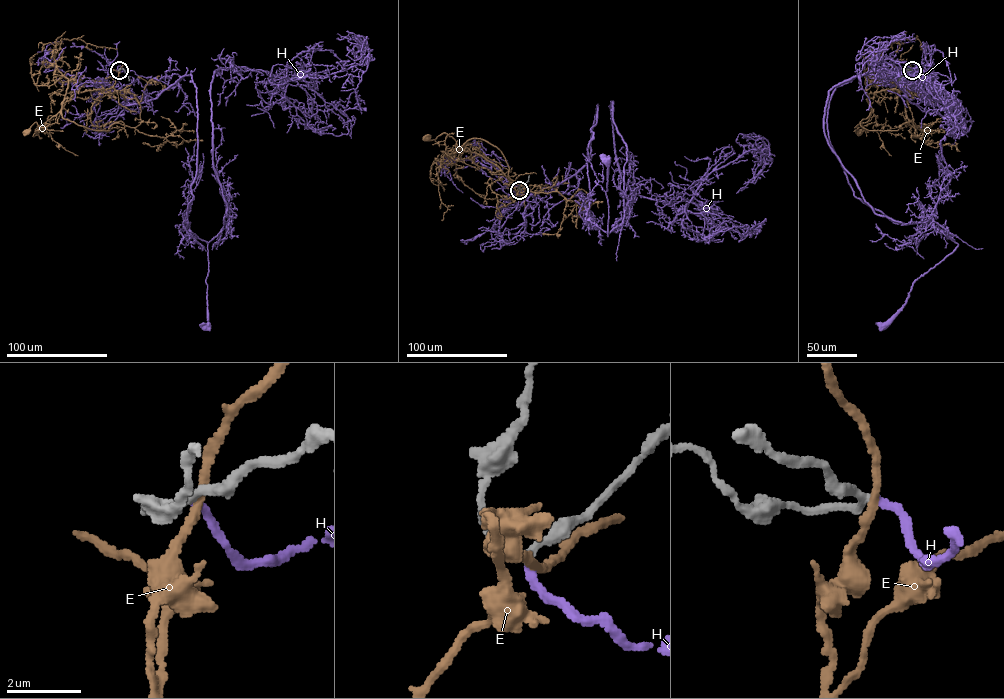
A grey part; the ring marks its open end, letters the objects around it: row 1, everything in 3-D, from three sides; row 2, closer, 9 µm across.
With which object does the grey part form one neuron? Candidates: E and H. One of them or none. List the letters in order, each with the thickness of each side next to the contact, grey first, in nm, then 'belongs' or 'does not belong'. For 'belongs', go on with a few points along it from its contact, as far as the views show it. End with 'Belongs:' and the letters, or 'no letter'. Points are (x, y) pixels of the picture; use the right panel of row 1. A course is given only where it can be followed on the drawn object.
E: 200 nm thick on the grey side, 220 nm on the other; does not belong
H: 200 nm thick on the grey side, 200 nm on the other; belongs; it runs (912, 70), (907, 88), (856, 75), (827, 111), (853, 194), (958, 244), (883, 326)
Belongs: H

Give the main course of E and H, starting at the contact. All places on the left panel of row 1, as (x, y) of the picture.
E: (119, 70), (112, 87), (76, 92), (62, 102), (56, 122), (45, 127), (35, 122), (26, 132)
H: (119, 70), (163, 81), (168, 88), (190, 74), (196, 88), (197, 167), (185, 229), (208, 244), (207, 326)

